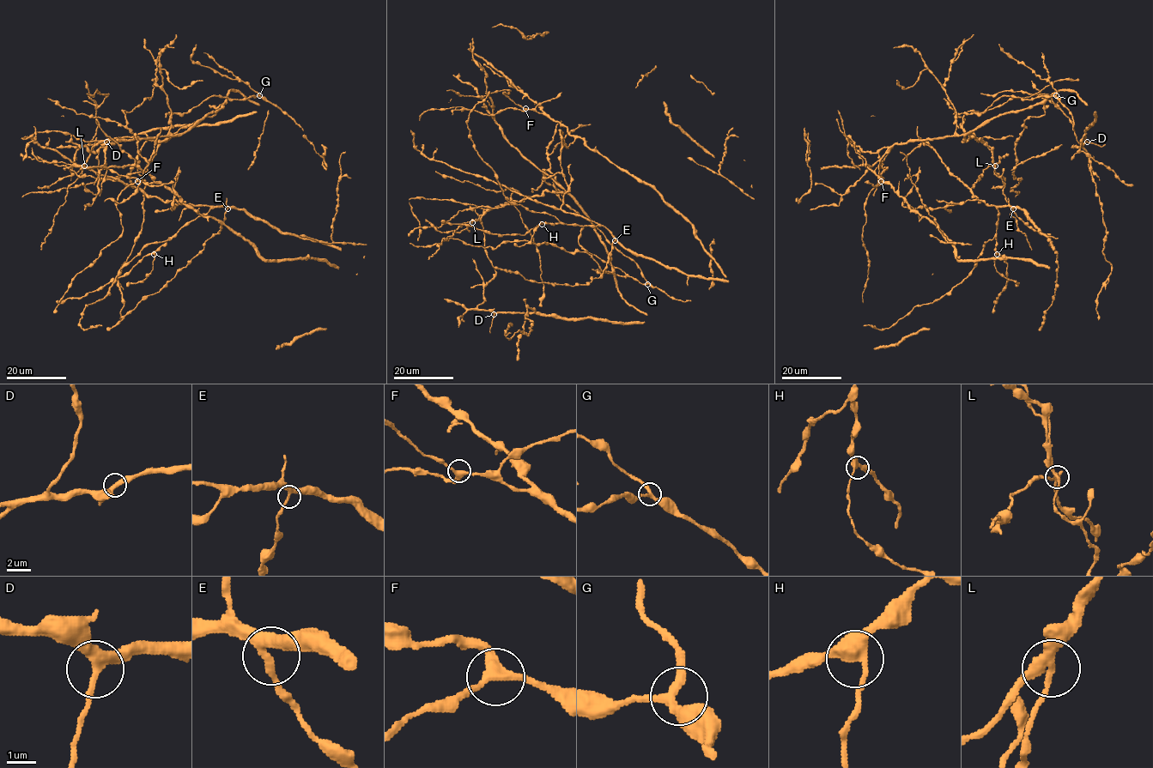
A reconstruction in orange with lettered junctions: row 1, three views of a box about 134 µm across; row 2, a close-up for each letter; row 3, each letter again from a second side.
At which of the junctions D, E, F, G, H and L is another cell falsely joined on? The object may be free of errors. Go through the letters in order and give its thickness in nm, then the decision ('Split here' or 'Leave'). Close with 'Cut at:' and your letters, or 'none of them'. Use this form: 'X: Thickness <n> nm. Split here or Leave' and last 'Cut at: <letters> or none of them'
D: Thickness 320 nm. Leave
E: Thickness 280 nm. Leave
F: Thickness 300 nm. Leave
G: Thickness 240 nm. Leave
H: Thickness 360 nm. Leave
L: Thickness 280 nm. Split here
Cut at: L

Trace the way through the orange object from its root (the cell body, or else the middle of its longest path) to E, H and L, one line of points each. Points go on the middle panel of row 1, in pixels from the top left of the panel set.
E: (497, 123), (494, 106), (546, 112), (564, 125), (560, 166), (567, 190), (561, 208), (600, 224), (615, 240)
H: (497, 123), (494, 106), (546, 112), (567, 129), (560, 130), (567, 186), (561, 208), (597, 224), (542, 224)
L: (497, 123), (502, 135), (564, 190), (544, 190), (540, 196), (525, 196), (518, 202), (496, 206), (472, 222)

